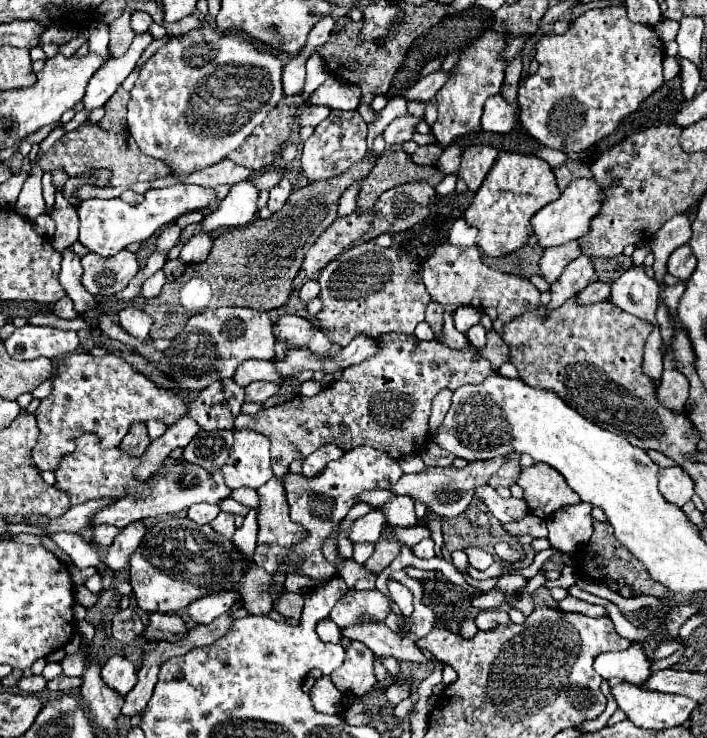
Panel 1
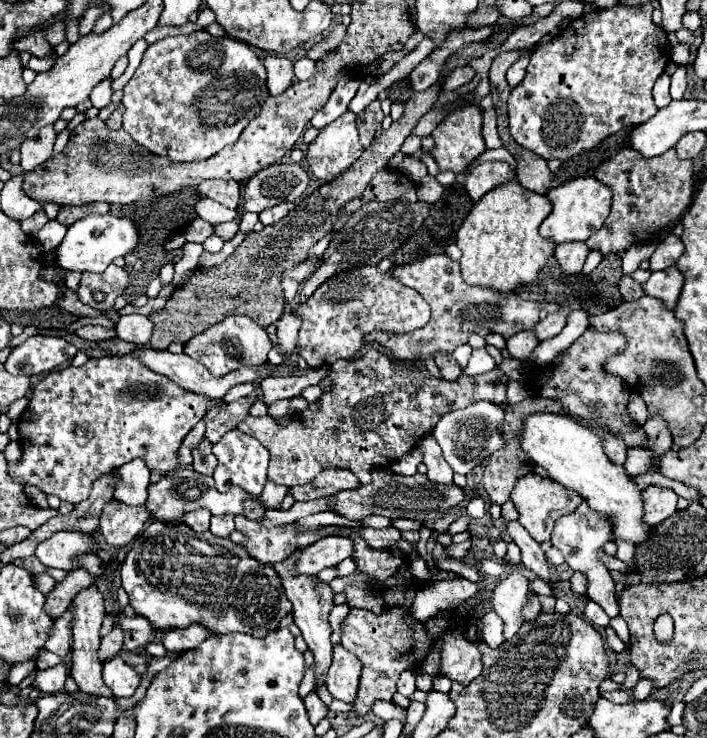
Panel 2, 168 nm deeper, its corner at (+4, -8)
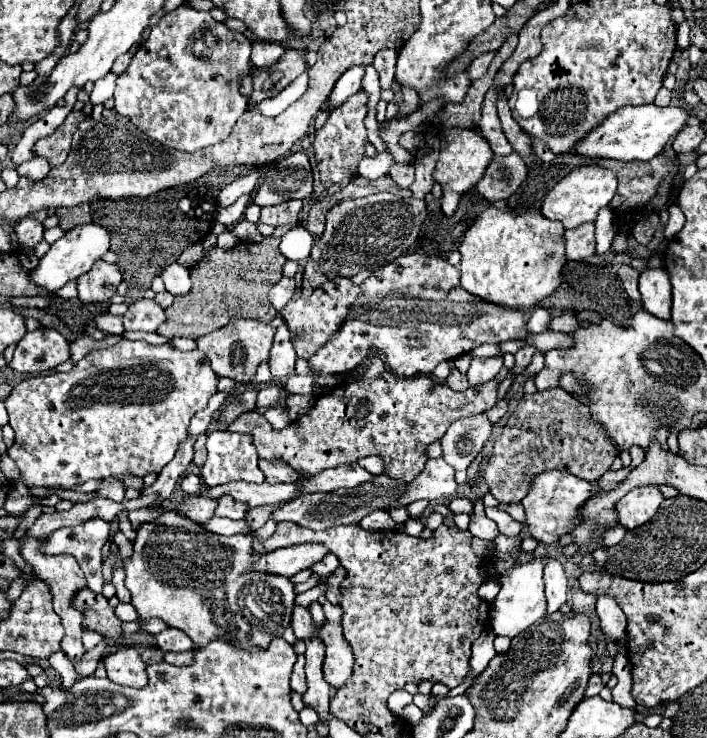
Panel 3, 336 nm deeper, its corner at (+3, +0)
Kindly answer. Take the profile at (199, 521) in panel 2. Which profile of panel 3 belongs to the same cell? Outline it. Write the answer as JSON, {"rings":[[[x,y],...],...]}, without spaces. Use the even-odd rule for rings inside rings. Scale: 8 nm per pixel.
{"rings":[[[188,496],[180,504],[178,512],[182,512],[182,516],[190,518],[192,522],[206,522],[208,518],[214,516],[216,504],[218,500],[212,500],[208,496]]]}

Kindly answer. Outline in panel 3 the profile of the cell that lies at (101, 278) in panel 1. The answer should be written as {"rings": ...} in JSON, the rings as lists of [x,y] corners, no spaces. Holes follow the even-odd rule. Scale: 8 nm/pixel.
{"rings":[[[96,260],[92,270],[78,278],[78,298],[82,302],[104,302],[116,292],[122,274],[116,264]]]}

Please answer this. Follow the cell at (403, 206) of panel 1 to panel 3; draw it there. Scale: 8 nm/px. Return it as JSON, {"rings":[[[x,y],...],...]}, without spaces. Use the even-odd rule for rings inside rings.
{"rings":[[[372,194],[366,198],[356,198],[356,200],[342,200],[334,204],[334,208],[328,210],[326,214],[326,230],[318,242],[314,242],[312,254],[304,266],[302,274],[302,298],[310,296],[310,292],[324,282],[336,280],[336,278],[352,278],[362,270],[376,270],[380,266],[386,266],[388,262],[394,262],[398,256],[406,254],[408,248],[416,242],[420,226],[426,218],[426,202],[418,198],[400,198],[396,194]]]}

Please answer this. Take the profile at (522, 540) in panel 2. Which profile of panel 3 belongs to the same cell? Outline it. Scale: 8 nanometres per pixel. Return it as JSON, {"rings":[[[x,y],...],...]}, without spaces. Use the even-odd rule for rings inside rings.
{"rings":[[[544,556],[546,560],[546,566],[544,566],[544,582],[546,582],[546,612],[548,614],[554,614],[562,608],[562,604],[566,602],[568,598],[568,586],[566,586],[566,574],[564,574],[564,568],[560,564],[560,560],[552,558],[552,556]]]}

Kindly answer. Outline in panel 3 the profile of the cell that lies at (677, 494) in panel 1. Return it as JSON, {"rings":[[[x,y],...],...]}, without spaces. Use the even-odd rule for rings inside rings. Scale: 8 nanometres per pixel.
{"rings":[[[640,486],[630,490],[622,500],[616,504],[618,512],[618,524],[634,530],[636,526],[646,524],[658,510],[658,504],[662,502],[662,494],[656,486]]]}

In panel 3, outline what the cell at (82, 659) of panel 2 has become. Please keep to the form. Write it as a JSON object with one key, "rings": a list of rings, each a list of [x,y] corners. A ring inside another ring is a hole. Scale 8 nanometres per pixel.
{"rings":[[[24,534],[18,542],[20,542],[20,554],[22,558],[30,564],[32,572],[36,578],[40,578],[44,584],[48,584],[50,592],[52,592],[52,602],[54,602],[54,612],[62,618],[62,626],[66,630],[64,638],[62,638],[62,652],[72,660],[72,662],[80,662],[84,656],[84,646],[82,646],[82,614],[72,606],[72,598],[80,588],[86,588],[86,578],[82,576],[82,570],[78,566],[78,562],[74,560],[74,556],[66,556],[66,554],[46,554],[40,550],[44,538],[32,538],[28,534]]]}

